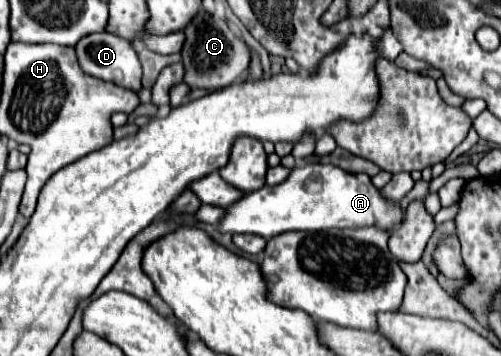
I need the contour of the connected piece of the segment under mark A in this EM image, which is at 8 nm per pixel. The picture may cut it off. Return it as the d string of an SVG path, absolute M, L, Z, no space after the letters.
M309 164L293 168L289 178L279 186L263 186L253 194L245 194L227 208L225 218L217 226L229 234L259 234L265 240L289 230L331 230L331 228L365 228L377 226L391 232L403 222L403 210L381 196L367 174L351 174L331 164Z

